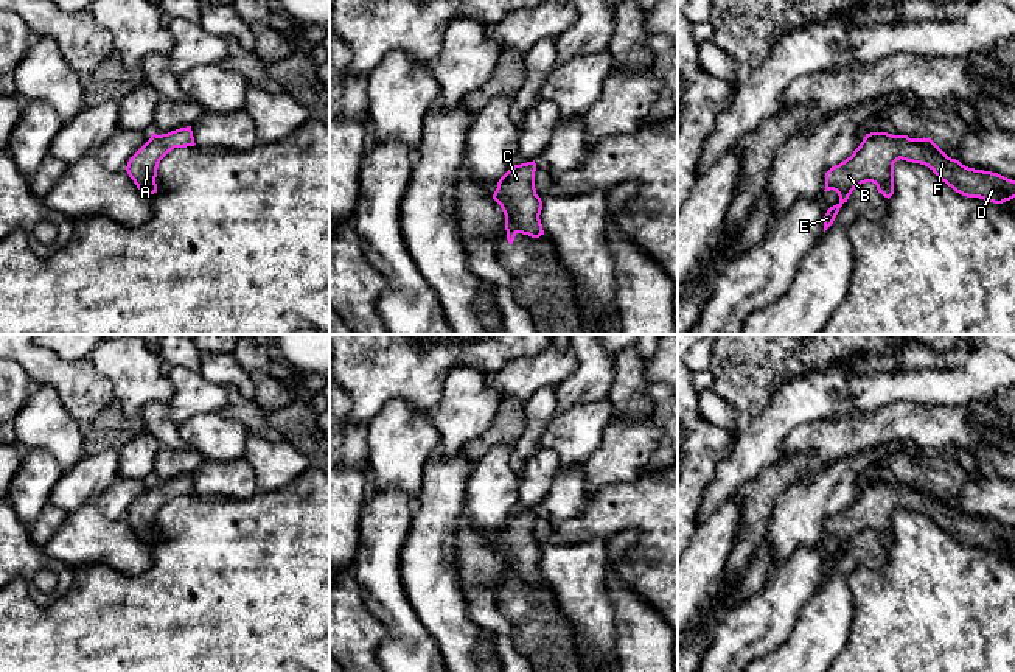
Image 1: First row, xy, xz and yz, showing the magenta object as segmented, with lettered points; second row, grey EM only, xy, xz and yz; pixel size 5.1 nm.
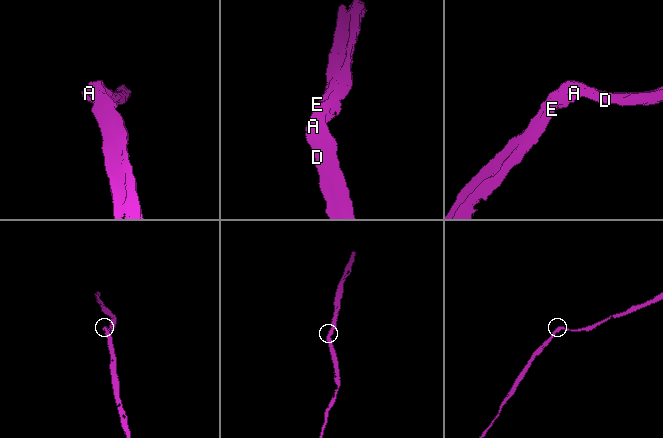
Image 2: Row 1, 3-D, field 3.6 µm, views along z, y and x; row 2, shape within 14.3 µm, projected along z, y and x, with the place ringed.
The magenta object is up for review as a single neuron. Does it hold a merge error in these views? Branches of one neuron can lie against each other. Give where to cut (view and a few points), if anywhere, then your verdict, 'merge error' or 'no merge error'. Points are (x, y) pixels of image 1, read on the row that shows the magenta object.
no cut; no merge error

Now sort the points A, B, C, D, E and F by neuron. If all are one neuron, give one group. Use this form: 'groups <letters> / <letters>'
groups A B C D E F

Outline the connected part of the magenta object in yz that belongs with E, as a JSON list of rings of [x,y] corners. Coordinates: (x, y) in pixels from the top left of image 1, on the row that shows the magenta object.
[[[870,132],[850,157],[825,173],[824,191],[836,191],[839,202],[827,210],[824,232],[833,224],[839,208],[858,185],[872,182],[878,193],[889,199],[894,194],[894,163],[900,159],[928,166],[962,196],[993,204],[1015,198],[1015,180],[998,173],[968,168],[948,157],[931,138]]]

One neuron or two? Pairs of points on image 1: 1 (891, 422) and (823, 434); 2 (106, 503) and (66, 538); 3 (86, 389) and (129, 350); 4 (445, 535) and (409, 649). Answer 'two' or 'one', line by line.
1: one
2: two
3: two
4: two

